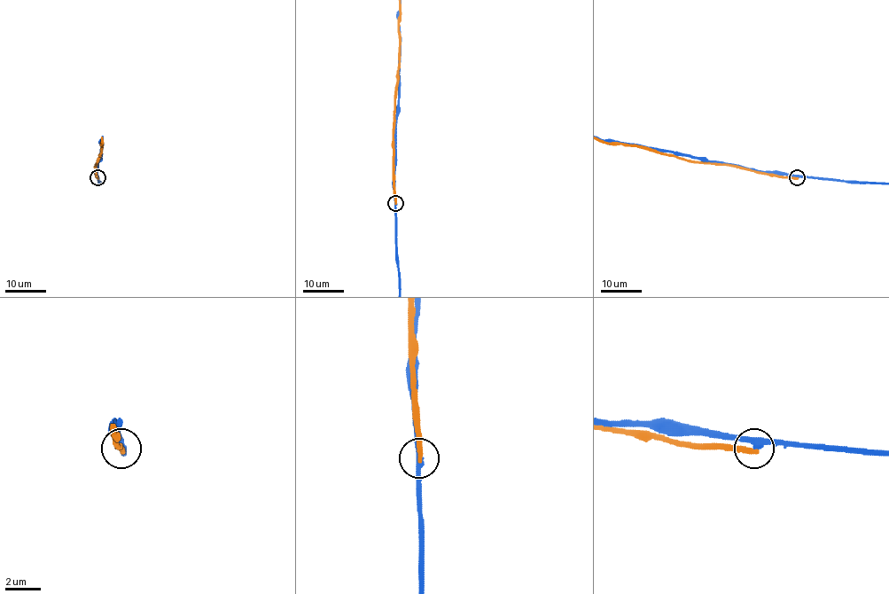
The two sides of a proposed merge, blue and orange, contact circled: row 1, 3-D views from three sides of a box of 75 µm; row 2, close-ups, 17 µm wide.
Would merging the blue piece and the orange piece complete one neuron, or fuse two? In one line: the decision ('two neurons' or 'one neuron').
two neurons

